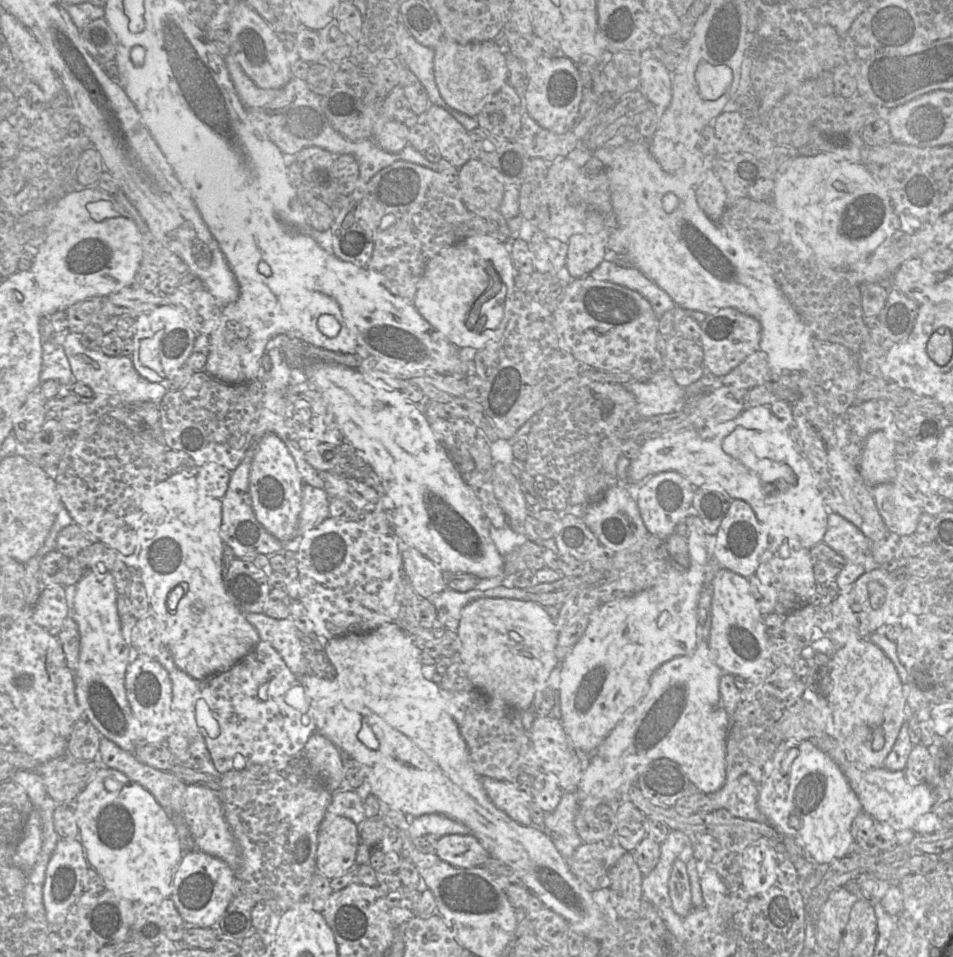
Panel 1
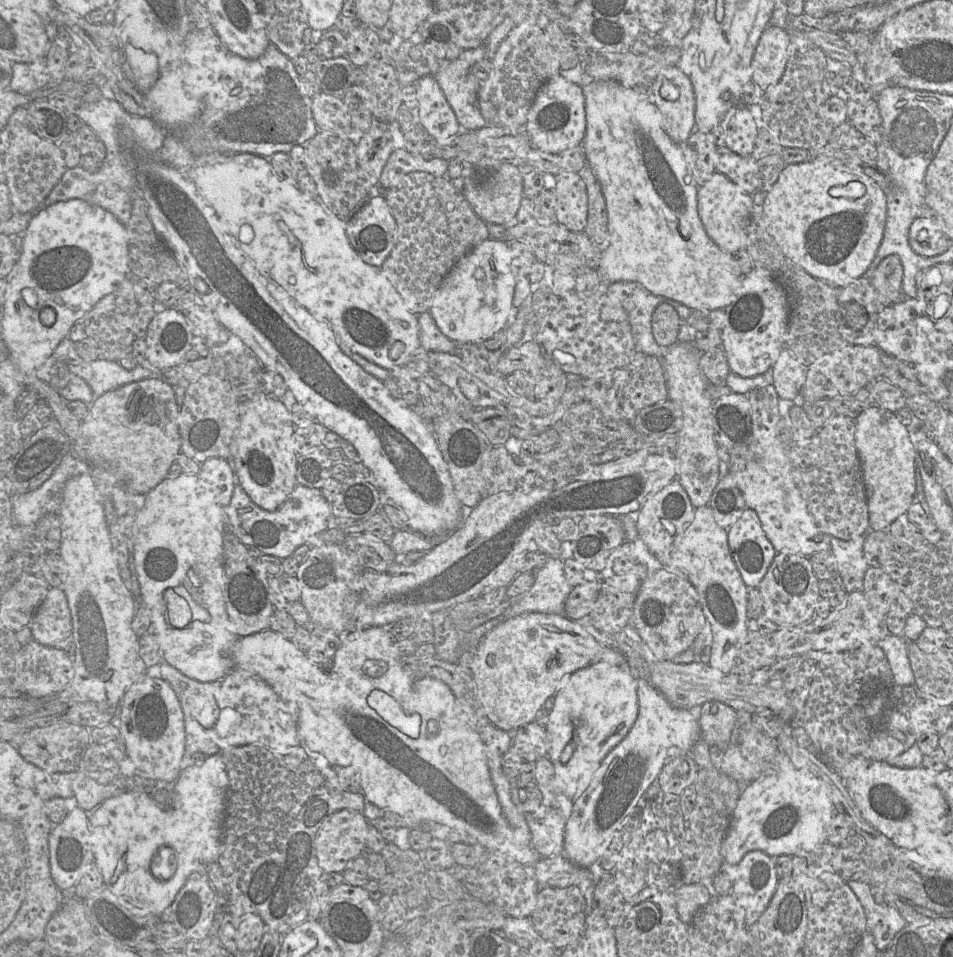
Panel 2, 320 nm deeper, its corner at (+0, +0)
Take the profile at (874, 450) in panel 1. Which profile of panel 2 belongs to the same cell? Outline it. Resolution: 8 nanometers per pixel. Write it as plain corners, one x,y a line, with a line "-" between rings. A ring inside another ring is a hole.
870,405
855,419
855,446
867,498
869,530
888,528
915,501
915,449
907,426
893,412

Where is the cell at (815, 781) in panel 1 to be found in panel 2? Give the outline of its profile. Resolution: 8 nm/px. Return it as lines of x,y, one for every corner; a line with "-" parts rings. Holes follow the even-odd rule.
780,751
777,755
777,769
774,772
743,786
722,843
723,861
727,865
736,866
745,854
753,850
763,851
771,857
809,855
816,847
826,842
826,830
835,812
827,784
808,769
795,767
789,756

